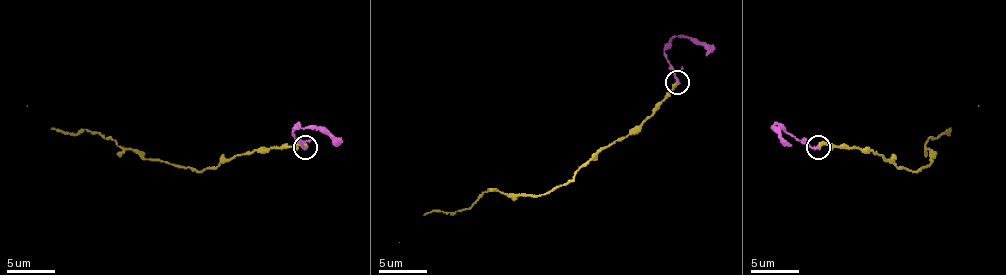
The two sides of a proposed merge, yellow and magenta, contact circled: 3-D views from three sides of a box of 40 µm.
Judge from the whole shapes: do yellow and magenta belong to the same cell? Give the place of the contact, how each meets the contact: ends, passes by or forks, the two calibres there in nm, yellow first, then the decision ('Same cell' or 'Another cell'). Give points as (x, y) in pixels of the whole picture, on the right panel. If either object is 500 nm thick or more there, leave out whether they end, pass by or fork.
Place: (818, 147). At the ring yellow ends. At the ring magenta ends. Thickness 280 nm (yellow) against 240 nm. Same cell

